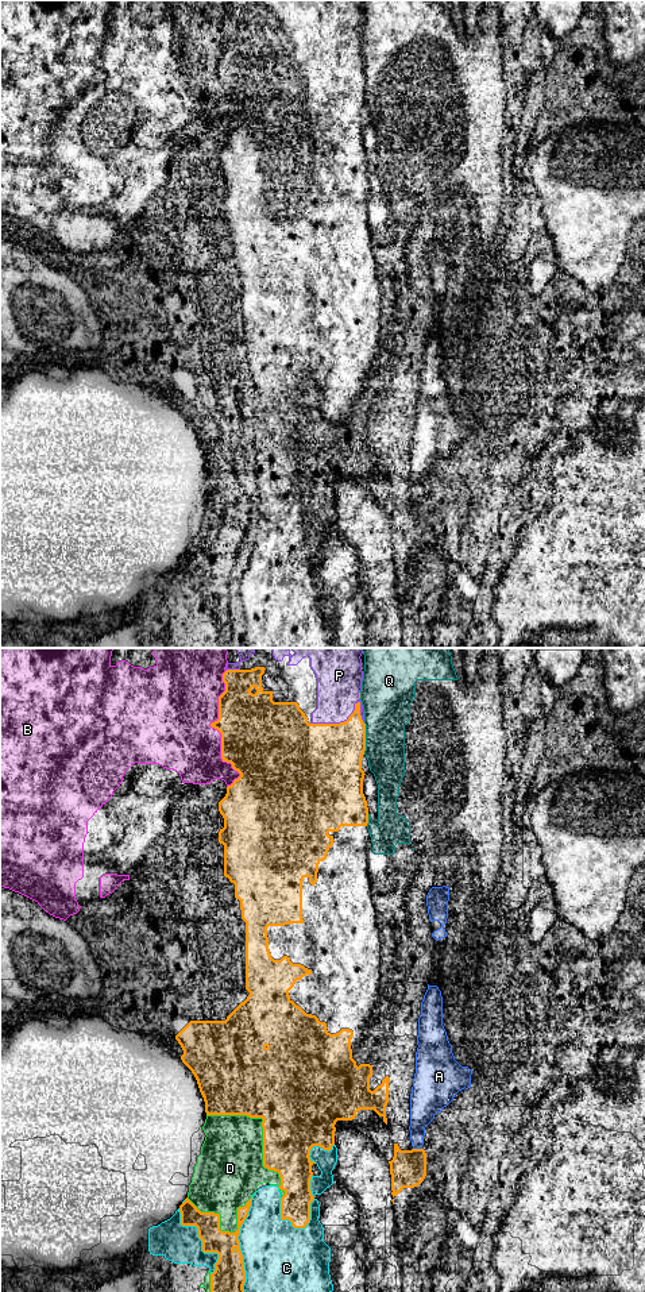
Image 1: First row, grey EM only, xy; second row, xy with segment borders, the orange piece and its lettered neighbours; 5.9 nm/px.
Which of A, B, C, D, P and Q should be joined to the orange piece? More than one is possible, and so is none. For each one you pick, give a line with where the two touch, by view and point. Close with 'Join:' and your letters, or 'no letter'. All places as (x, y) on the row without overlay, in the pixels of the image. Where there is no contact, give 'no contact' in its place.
C: xy (309, 558)
P: xy (340, 74)
Join: C, P

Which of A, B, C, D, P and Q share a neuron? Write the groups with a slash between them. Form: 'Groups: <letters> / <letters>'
Groups: A / B / C P / D / Q

